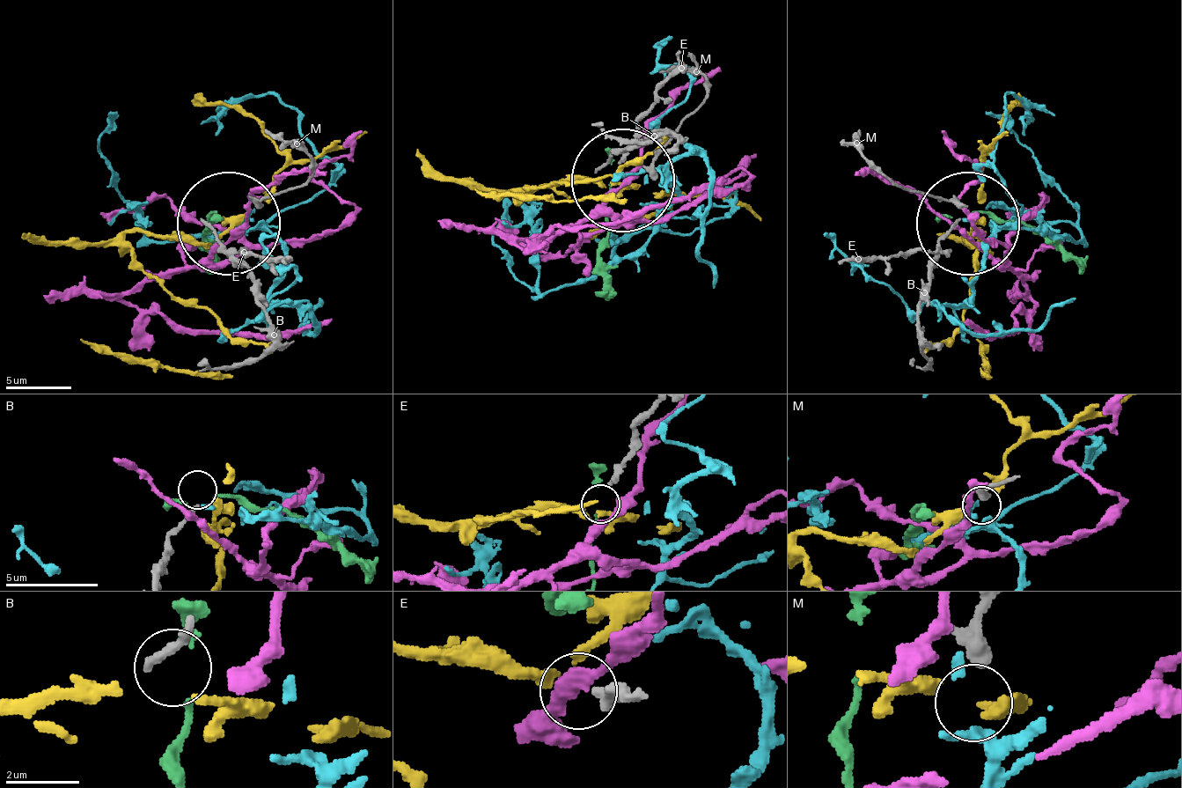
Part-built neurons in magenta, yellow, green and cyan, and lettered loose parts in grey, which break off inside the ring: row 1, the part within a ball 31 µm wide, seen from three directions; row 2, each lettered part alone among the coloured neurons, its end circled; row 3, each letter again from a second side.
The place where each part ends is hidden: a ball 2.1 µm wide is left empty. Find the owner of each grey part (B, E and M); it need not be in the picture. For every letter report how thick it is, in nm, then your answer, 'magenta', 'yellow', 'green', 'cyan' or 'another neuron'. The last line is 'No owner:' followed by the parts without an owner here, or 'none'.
B: calibre 320 nm; another neuron
E: calibre 340 nm; another neuron
M: calibre 420 nm; cyan
No owner: B, E

